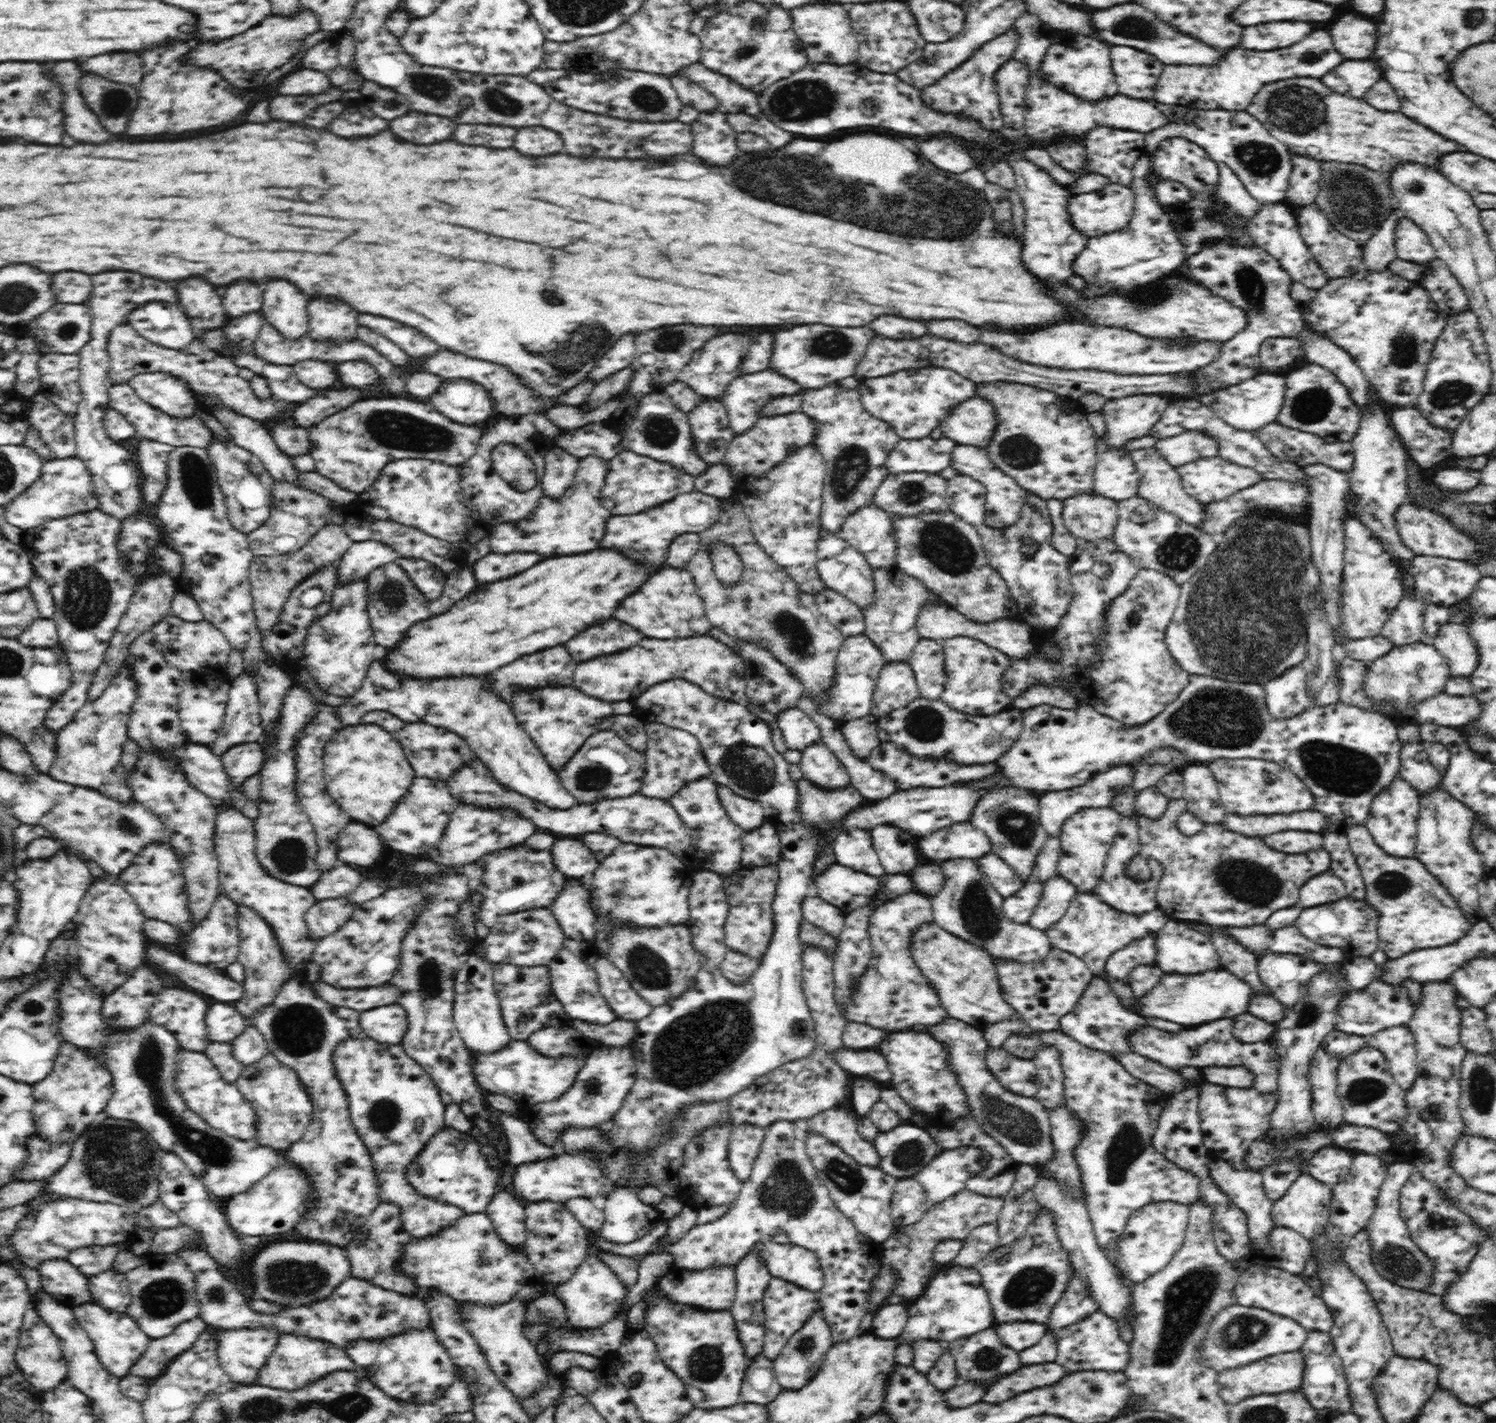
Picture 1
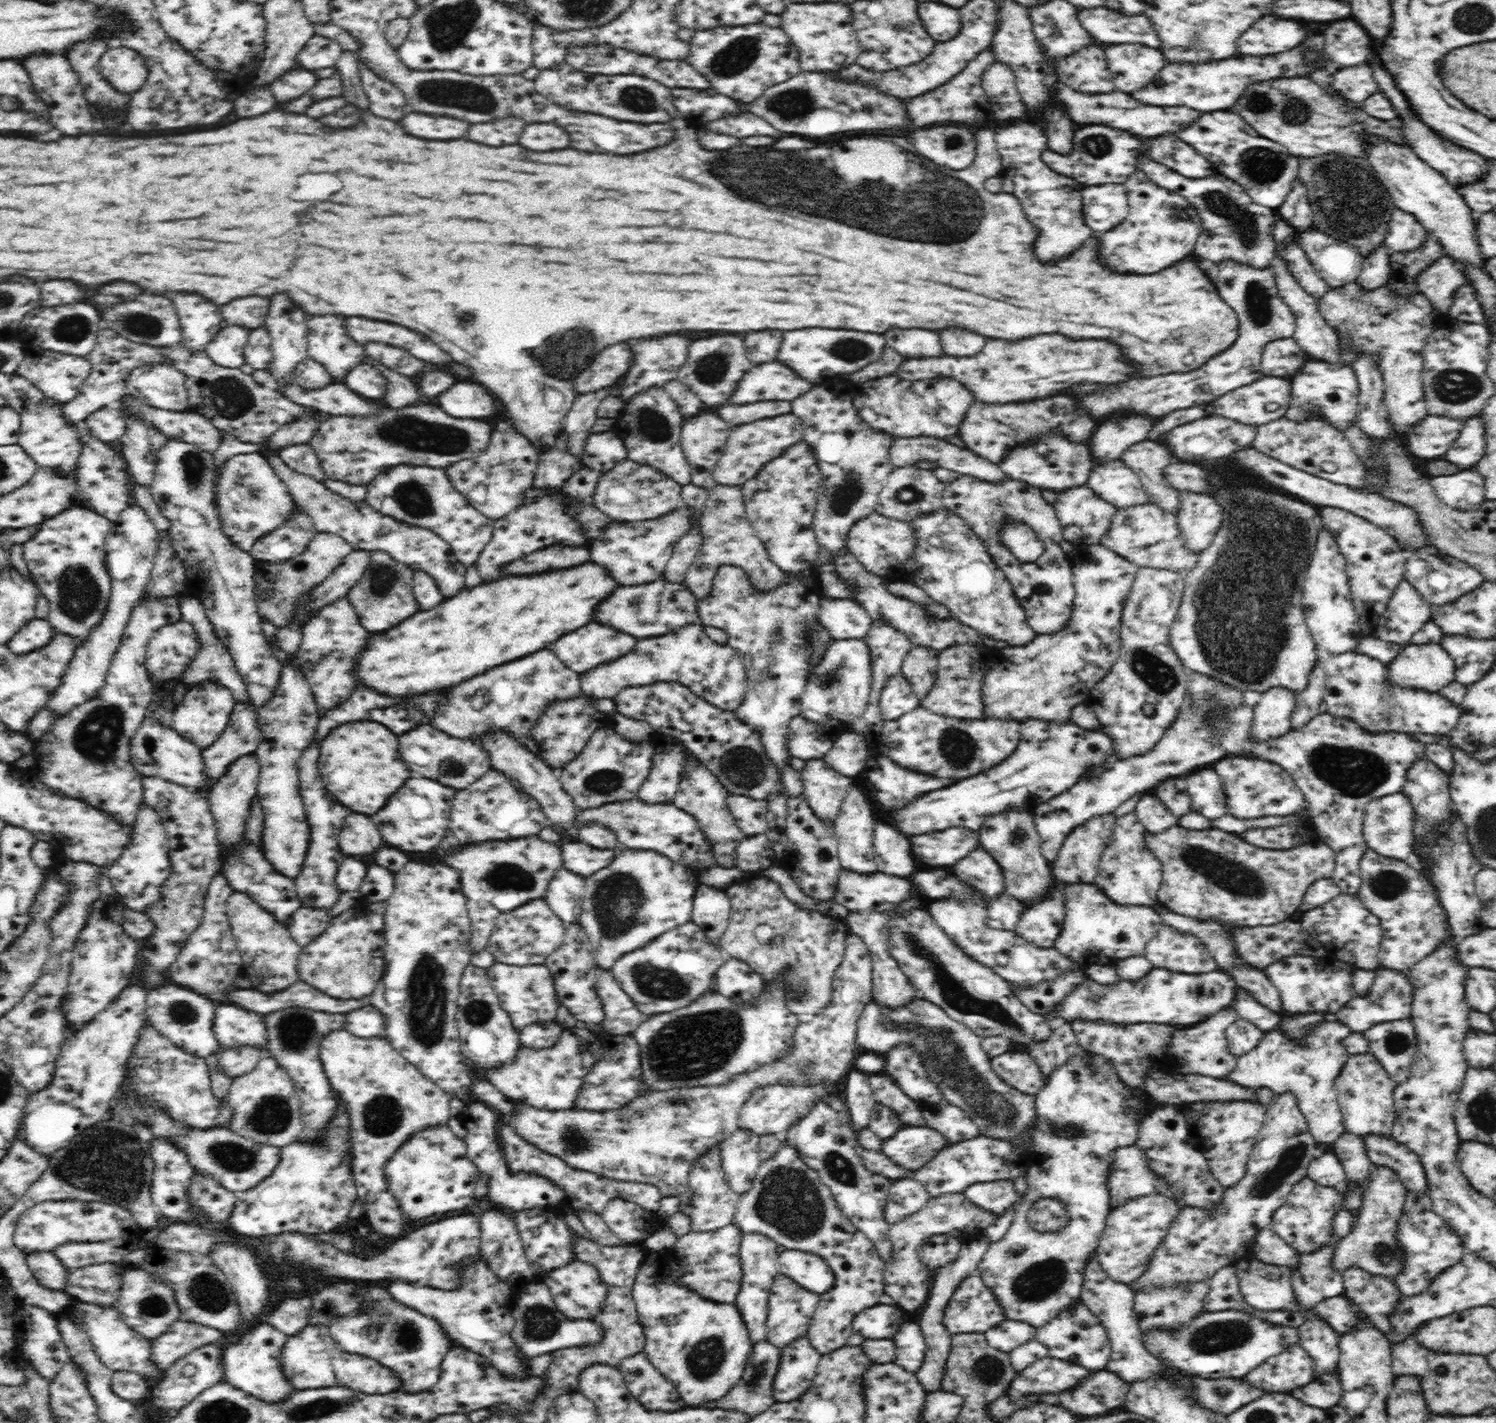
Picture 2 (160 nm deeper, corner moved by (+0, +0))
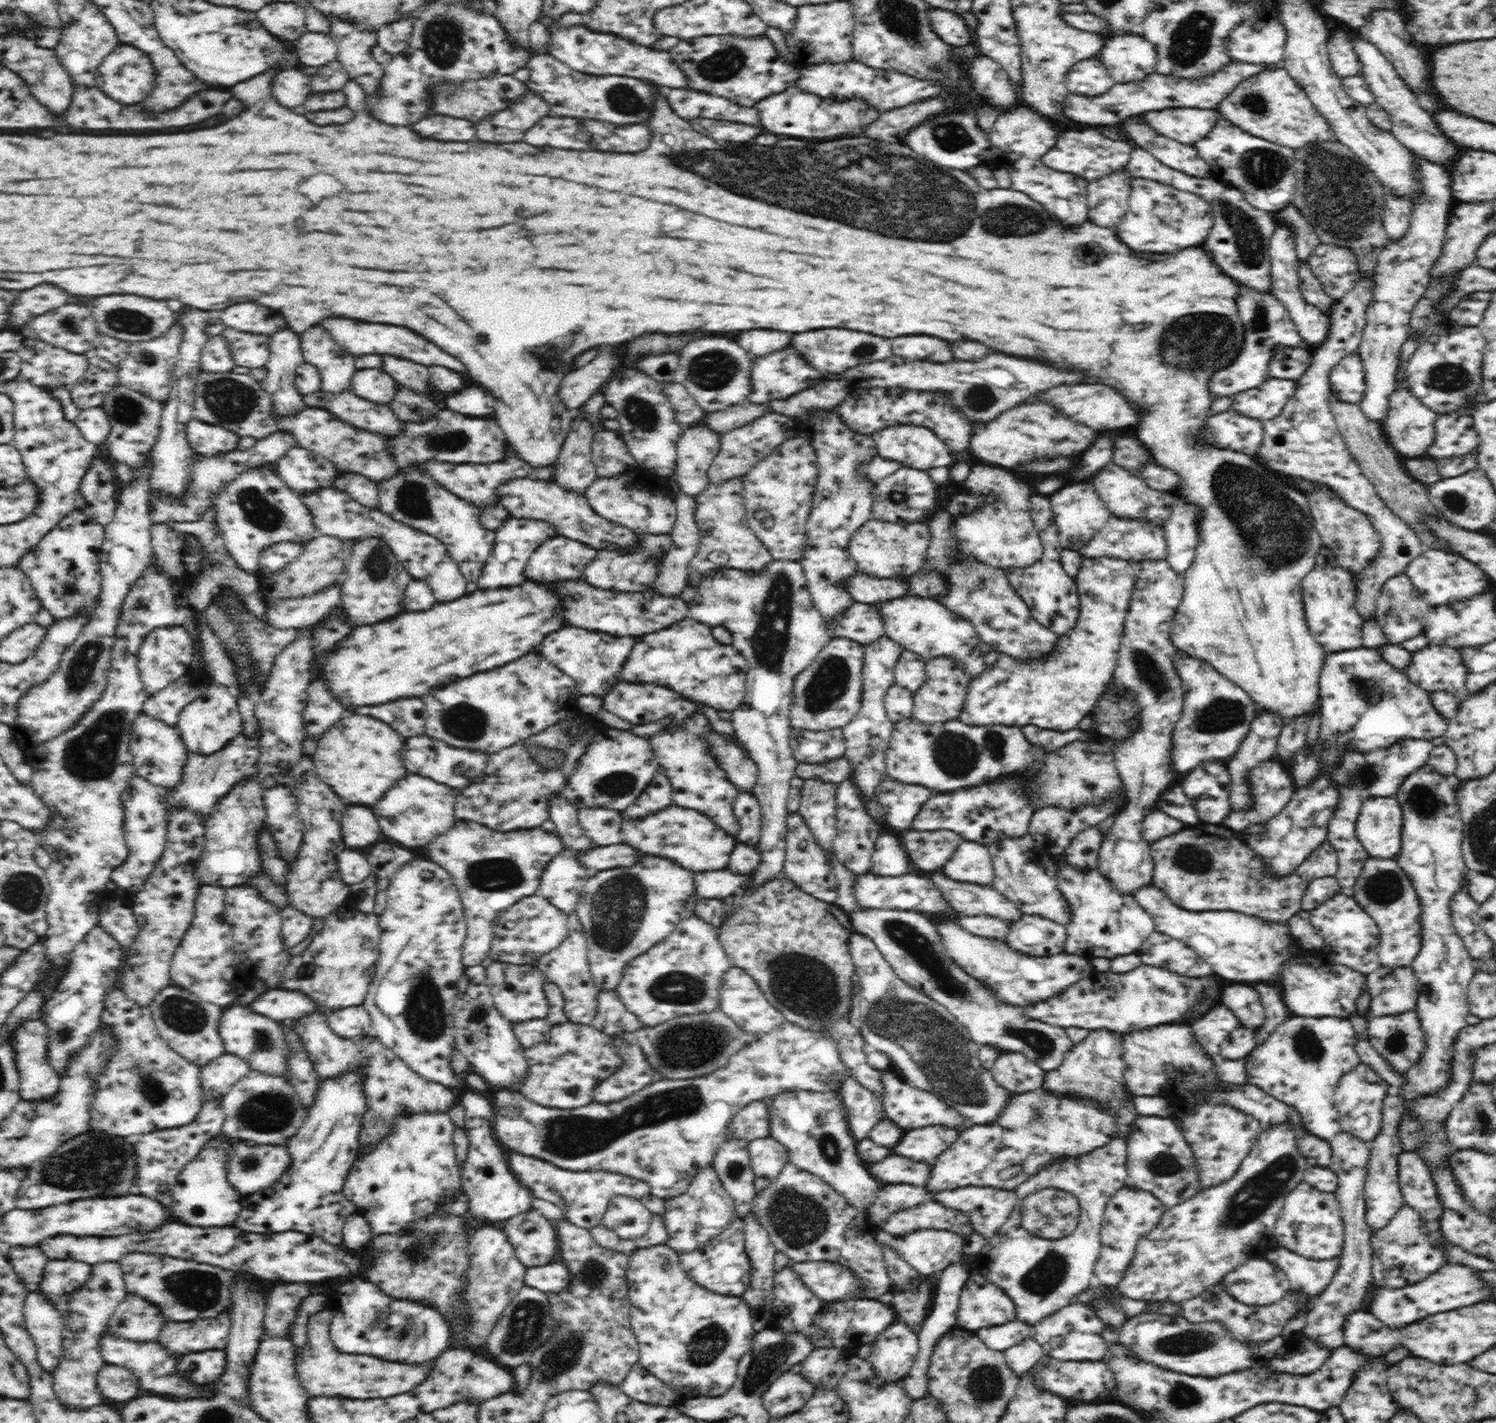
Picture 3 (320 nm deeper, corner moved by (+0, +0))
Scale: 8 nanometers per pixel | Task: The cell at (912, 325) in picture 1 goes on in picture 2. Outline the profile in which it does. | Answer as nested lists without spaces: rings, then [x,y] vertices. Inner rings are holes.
[[[888,330],[888,346],[908,358],[942,356],[940,336],[932,330]]]

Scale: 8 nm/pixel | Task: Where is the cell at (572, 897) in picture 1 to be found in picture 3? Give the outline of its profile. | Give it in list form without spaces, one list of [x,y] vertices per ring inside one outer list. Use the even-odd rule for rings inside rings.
[[[562,850],[552,858],[552,862],[548,862],[543,872],[538,894],[550,900],[562,912],[574,913],[576,906],[581,904],[580,892],[588,878],[588,870],[576,860],[576,854]]]

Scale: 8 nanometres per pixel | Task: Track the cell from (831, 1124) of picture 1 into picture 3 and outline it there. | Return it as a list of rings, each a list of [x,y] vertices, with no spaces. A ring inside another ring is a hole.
[[[896,1153],[880,1162],[872,1162],[872,1165],[866,1165],[868,1172],[890,1184],[908,1184],[913,1186],[926,1186],[931,1178],[931,1162],[916,1162],[908,1160]]]

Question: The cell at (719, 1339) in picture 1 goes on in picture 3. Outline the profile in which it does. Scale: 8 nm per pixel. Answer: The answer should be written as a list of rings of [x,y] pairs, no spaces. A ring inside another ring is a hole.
[[[665,1245],[652,1246],[650,1248],[637,1248],[629,1256],[627,1270],[627,1284],[629,1288],[628,1298],[630,1300],[630,1324],[638,1341],[639,1363],[656,1378],[671,1386],[678,1394],[684,1394],[688,1398],[696,1396],[716,1396],[724,1395],[731,1389],[737,1379],[737,1368],[740,1359],[752,1348],[754,1328],[751,1309],[741,1296],[714,1294],[702,1286],[698,1286],[694,1280],[688,1278],[688,1273],[682,1270],[678,1253]]]

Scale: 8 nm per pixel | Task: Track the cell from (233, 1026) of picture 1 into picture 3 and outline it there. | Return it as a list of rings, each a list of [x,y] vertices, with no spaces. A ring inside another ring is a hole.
[[[238,1004],[230,1006],[224,1008],[218,1028],[225,1052],[239,1056],[249,1064],[251,1070],[257,1070],[268,1076],[287,1078],[286,1070],[288,1070],[288,1052],[290,1049],[288,1049],[286,1033],[282,1029],[282,1022],[258,1014],[250,1007]]]

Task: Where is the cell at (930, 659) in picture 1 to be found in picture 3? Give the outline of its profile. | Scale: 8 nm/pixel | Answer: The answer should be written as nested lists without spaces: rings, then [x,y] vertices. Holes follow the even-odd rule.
[[[904,650],[894,667],[895,684],[912,692],[919,690],[927,677],[926,663],[919,654]]]

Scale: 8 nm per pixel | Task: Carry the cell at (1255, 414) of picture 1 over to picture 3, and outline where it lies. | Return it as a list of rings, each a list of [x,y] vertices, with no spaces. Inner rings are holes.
[[[1270,377],[1258,388],[1232,395],[1230,408],[1244,416],[1265,421],[1280,414],[1296,389],[1297,381]]]

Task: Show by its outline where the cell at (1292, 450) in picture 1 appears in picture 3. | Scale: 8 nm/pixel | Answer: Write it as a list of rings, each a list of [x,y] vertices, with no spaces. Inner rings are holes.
[[[1375,276],[1360,278],[1346,296],[1338,300],[1329,312],[1331,327],[1328,339],[1312,356],[1308,370],[1297,380],[1296,392],[1286,406],[1274,418],[1263,421],[1264,440],[1256,452],[1256,460],[1272,468],[1274,472],[1304,476],[1306,481],[1320,483],[1339,494],[1350,507],[1364,513],[1380,537],[1380,550],[1357,576],[1356,610],[1365,620],[1372,620],[1376,611],[1376,600],[1384,582],[1400,575],[1414,558],[1420,556],[1425,547],[1416,531],[1390,510],[1376,493],[1375,487],[1362,472],[1359,463],[1346,448],[1329,407],[1331,392],[1330,370],[1345,356],[1358,350],[1363,338],[1365,312],[1372,300]]]

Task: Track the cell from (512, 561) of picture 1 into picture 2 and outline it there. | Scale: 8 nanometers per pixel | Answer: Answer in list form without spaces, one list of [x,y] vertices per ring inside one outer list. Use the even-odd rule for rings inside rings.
[[[548,546],[540,552],[528,554],[528,558],[522,558],[520,562],[508,564],[508,572],[524,576],[546,570],[564,570],[584,562],[590,562],[590,552],[586,546]]]

